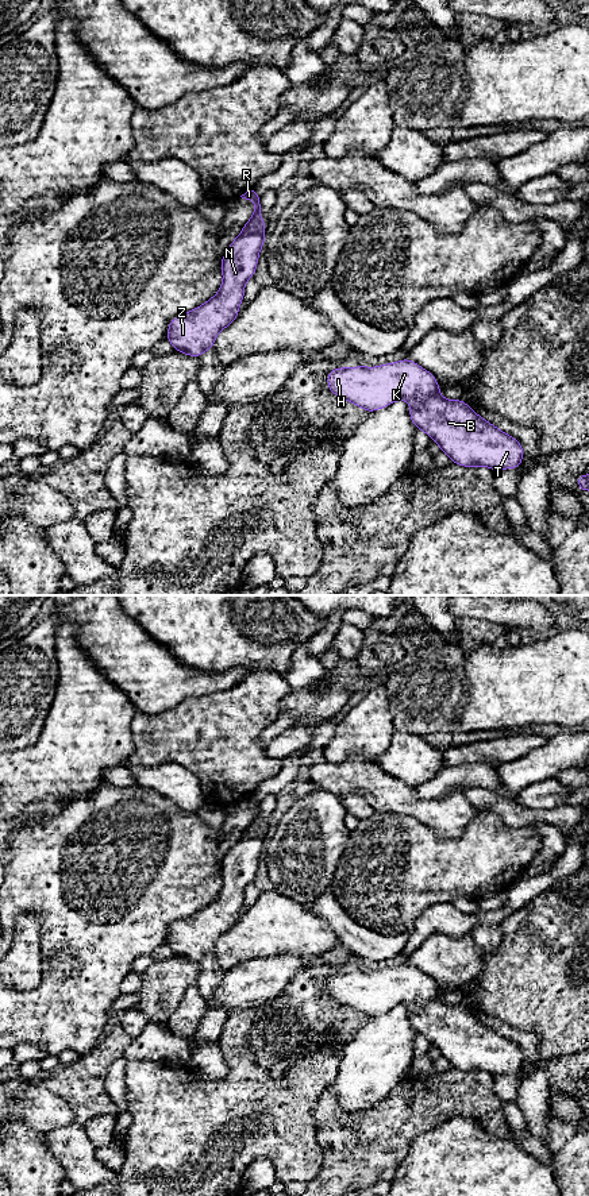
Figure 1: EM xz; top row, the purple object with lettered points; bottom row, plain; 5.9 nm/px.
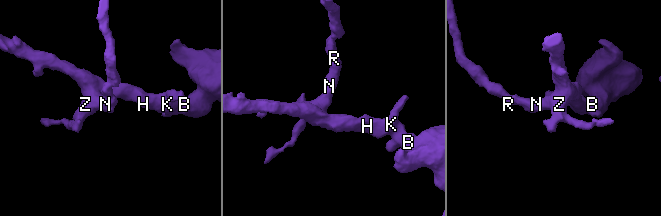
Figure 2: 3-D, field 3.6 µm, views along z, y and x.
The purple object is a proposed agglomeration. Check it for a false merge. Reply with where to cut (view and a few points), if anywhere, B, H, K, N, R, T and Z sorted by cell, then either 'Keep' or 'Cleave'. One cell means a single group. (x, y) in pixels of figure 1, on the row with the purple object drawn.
No split. Groups: B H K N R T Z. Keep

